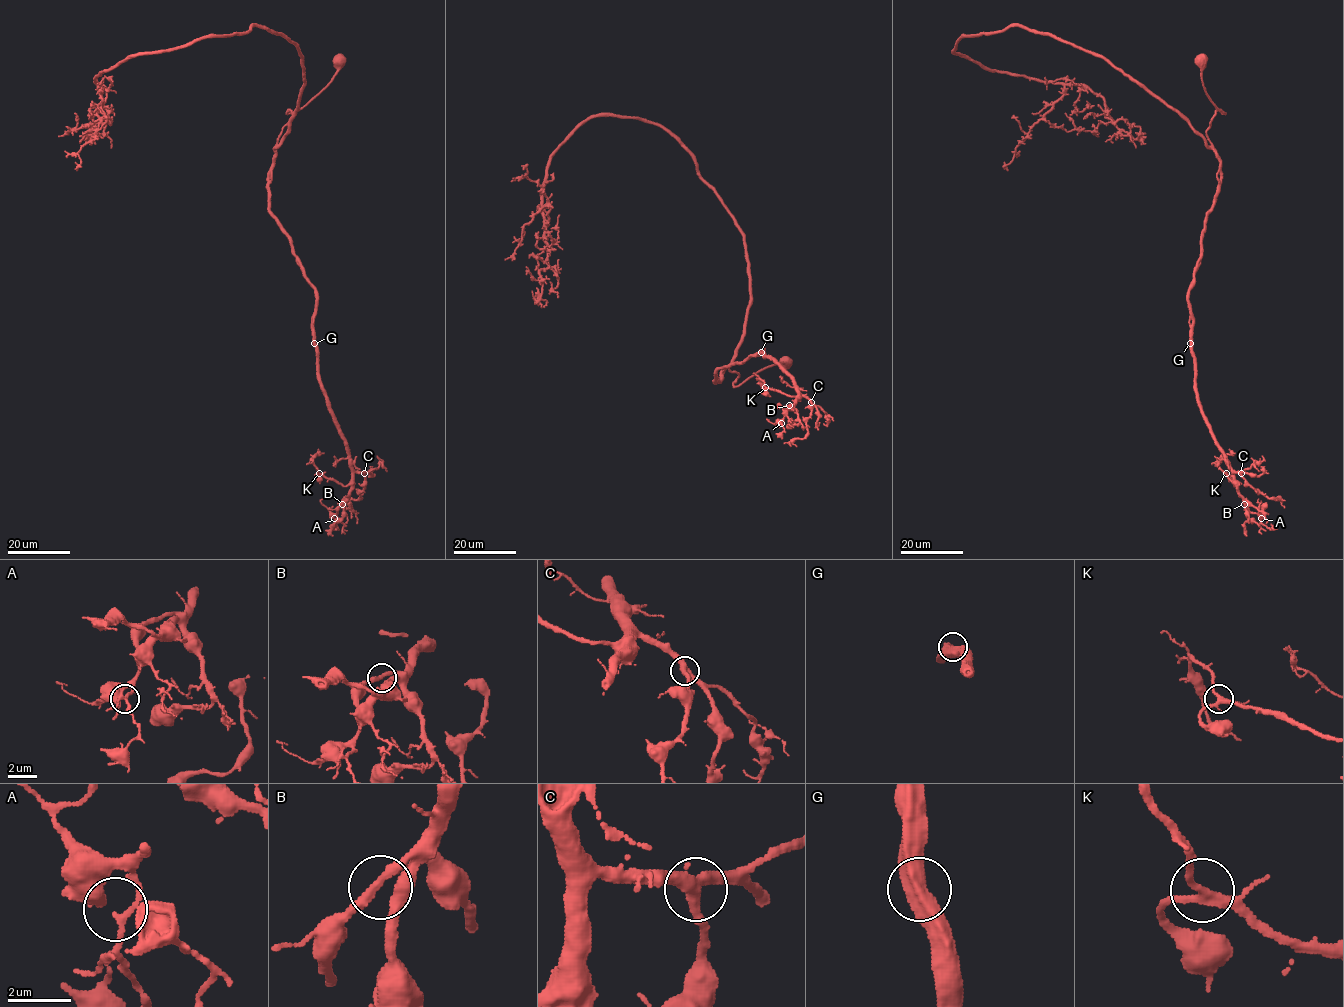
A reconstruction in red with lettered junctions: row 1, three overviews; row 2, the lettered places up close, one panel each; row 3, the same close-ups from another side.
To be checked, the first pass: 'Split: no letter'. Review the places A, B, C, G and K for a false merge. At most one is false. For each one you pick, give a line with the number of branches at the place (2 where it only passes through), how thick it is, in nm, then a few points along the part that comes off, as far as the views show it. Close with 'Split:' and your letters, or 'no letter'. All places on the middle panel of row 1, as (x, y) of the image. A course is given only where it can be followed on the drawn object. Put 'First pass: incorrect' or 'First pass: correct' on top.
First pass: correct
Split: no letter

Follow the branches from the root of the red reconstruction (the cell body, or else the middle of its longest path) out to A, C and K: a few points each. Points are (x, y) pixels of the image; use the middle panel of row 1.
A: (786, 364), (737, 386), (728, 368), (717, 382), (714, 372), (763, 350), (798, 393), (781, 423)
C: (786, 364), (767, 366), (737, 386), (739, 375), (727, 368), (714, 381), (718, 369), (763, 350), (811, 402)
K: (786, 364), (737, 386), (728, 368), (717, 382), (714, 372), (763, 350), (798, 394), (765, 387)

